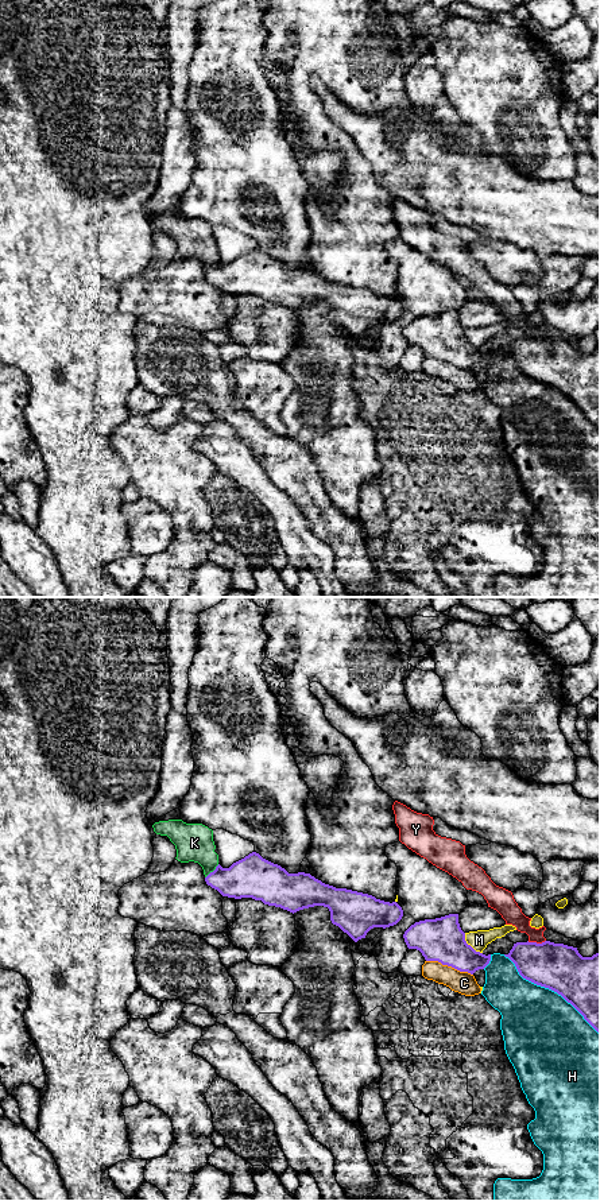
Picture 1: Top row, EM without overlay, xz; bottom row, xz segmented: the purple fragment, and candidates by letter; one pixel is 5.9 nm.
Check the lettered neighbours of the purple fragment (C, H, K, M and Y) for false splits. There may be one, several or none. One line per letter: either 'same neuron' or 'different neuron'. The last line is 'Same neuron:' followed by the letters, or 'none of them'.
C: different neuron
H: different neuron
K: different neuron
M: different neuron
Y: different neuron
Same neuron: none of them

